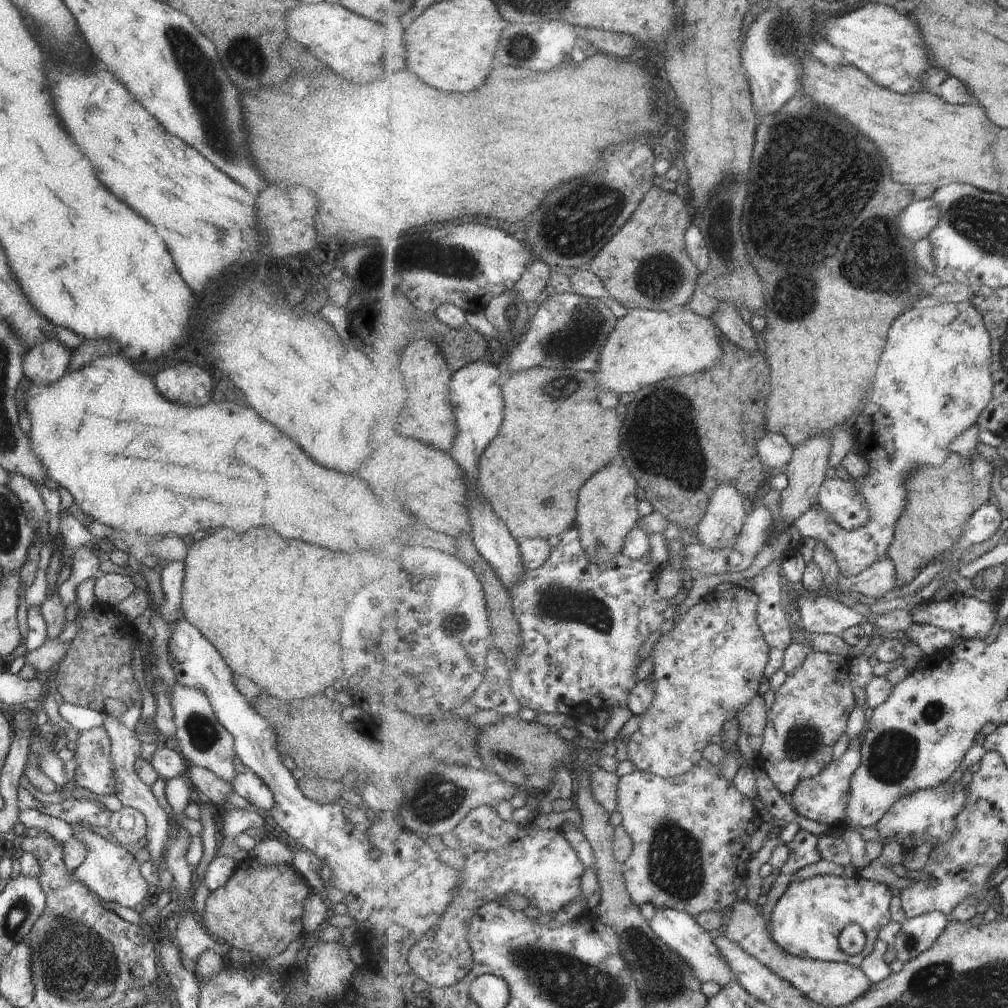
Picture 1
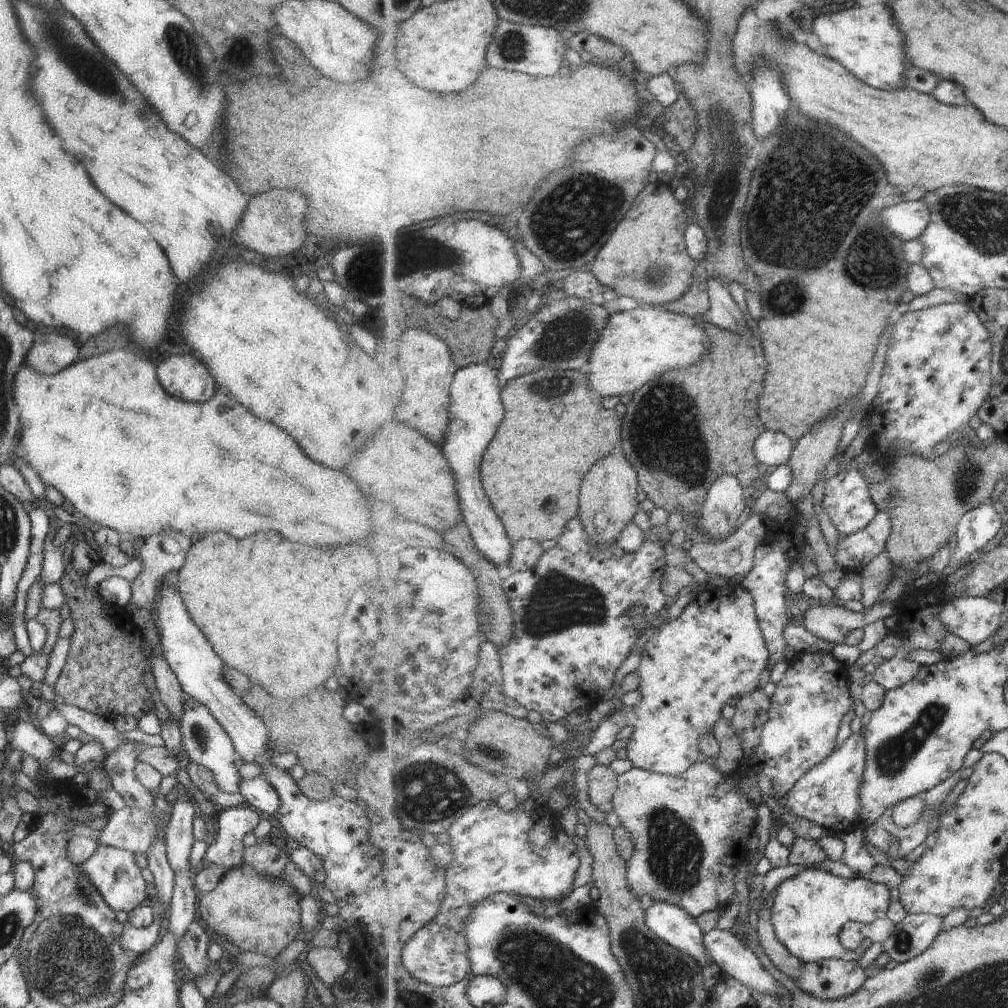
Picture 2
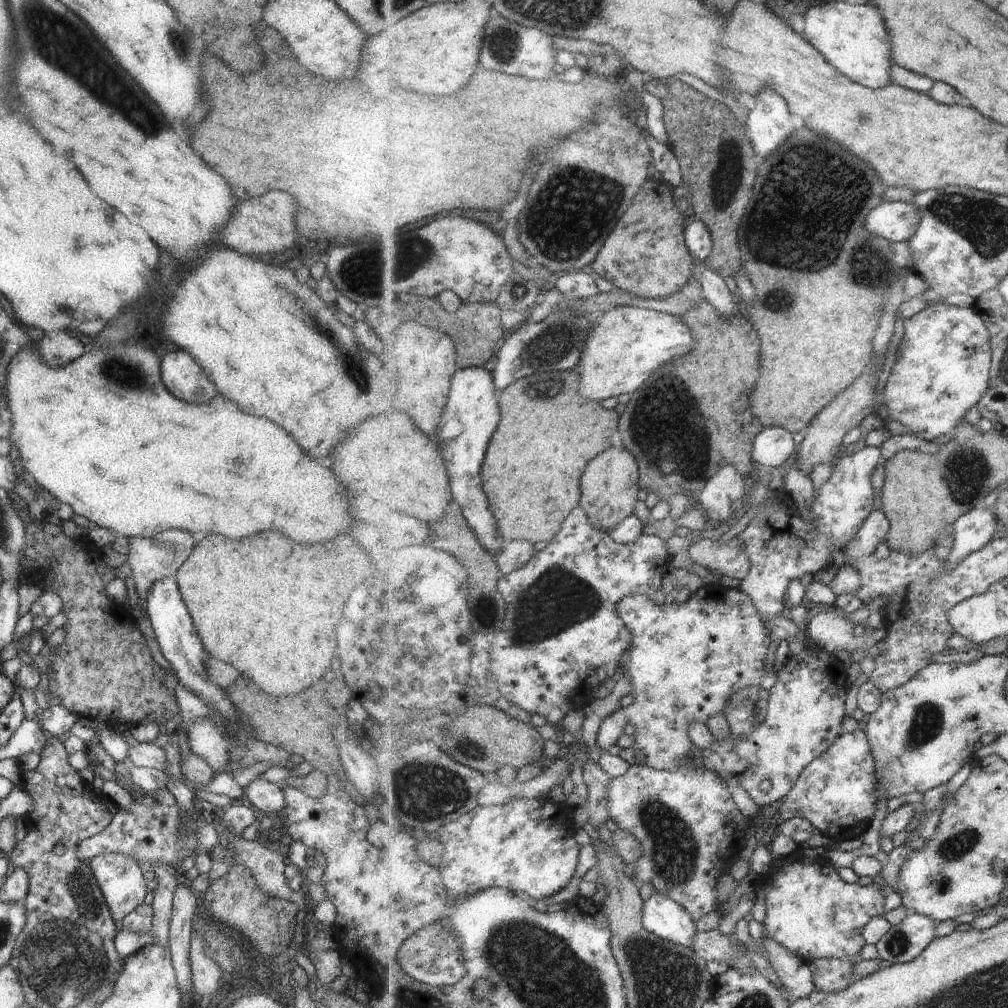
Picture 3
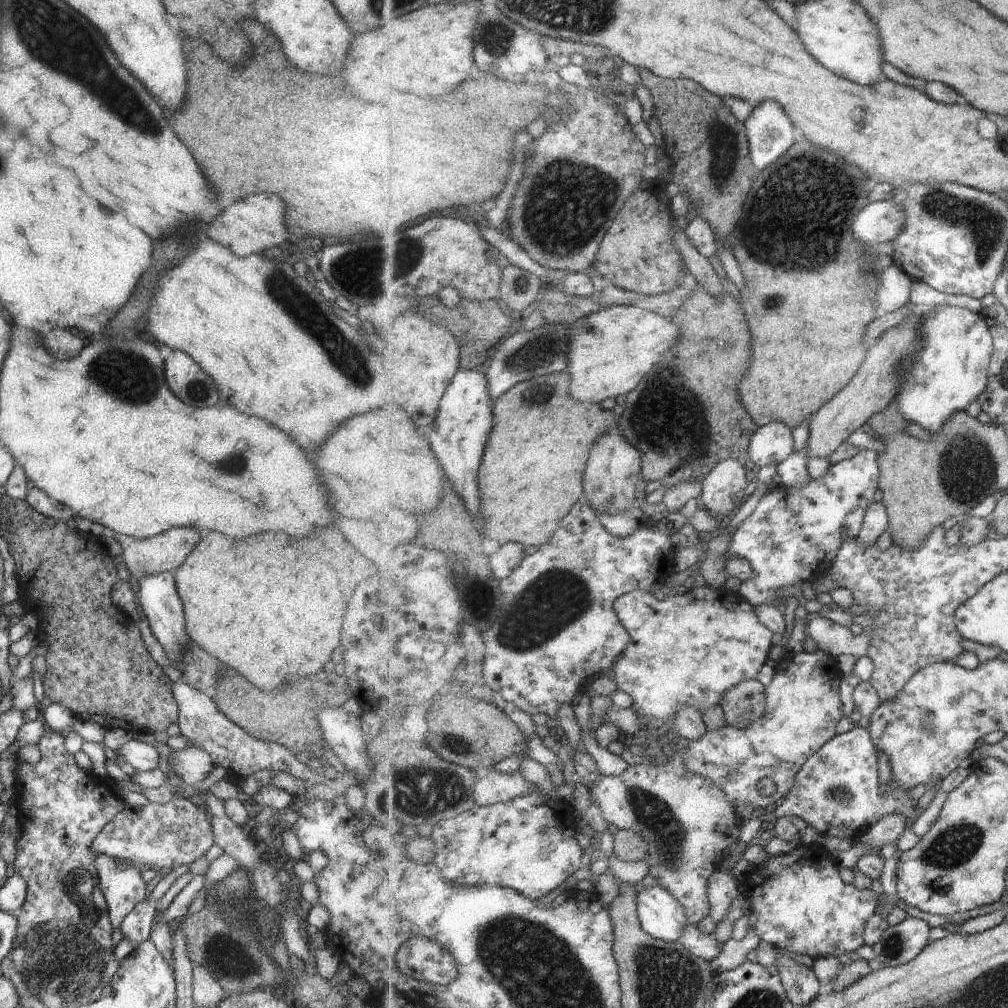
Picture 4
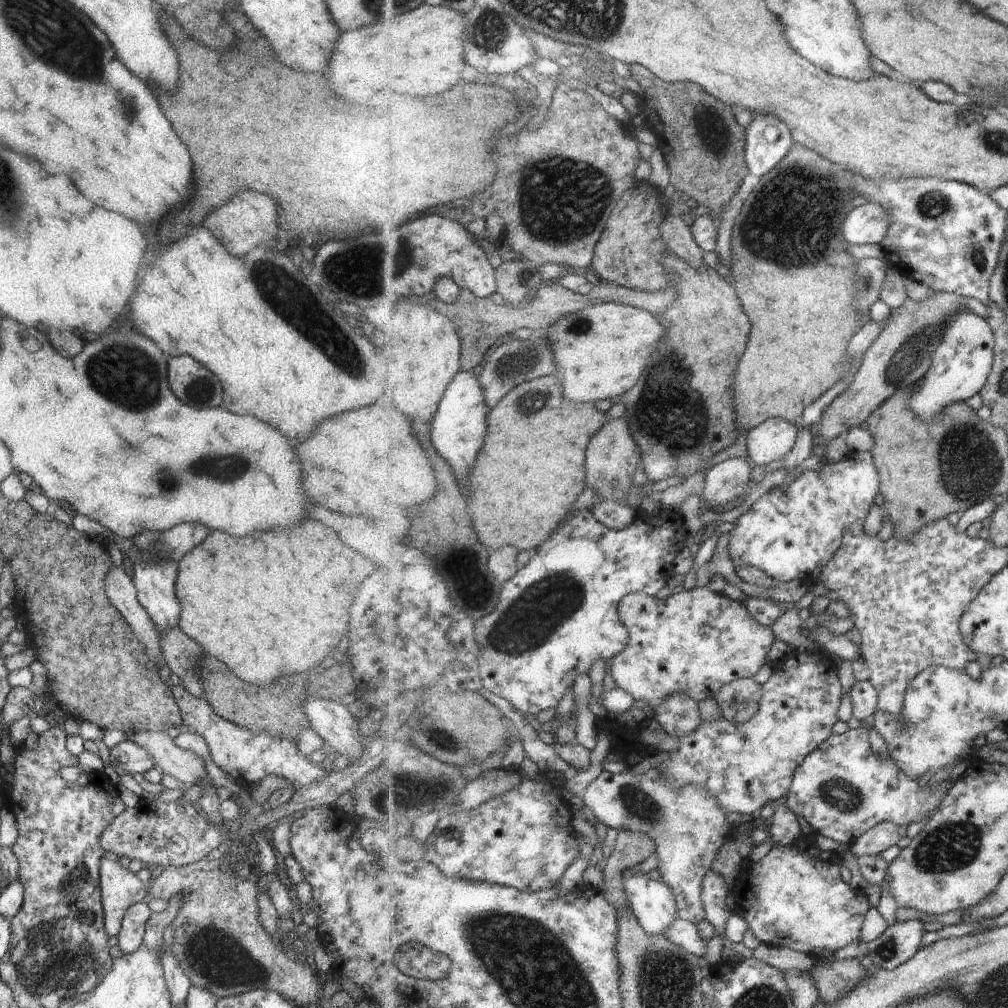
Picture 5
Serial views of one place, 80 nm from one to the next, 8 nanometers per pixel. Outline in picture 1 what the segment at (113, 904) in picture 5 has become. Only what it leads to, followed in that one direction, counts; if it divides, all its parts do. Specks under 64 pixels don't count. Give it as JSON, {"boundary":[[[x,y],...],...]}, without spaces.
{"boundary":[[[72,822],[70,826],[71,837],[86,846],[83,862],[73,871],[75,879],[103,901],[114,902],[123,908],[137,909],[138,903],[146,897],[147,883],[139,873],[140,864],[135,861],[133,854],[126,852],[121,845],[104,839],[89,827],[78,825],[76,822]]]}

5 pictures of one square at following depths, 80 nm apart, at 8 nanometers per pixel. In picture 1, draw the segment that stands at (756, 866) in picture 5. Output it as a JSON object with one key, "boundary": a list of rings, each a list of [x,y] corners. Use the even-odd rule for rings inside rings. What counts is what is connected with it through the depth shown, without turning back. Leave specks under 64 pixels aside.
{"boundary":[[[818,875],[810,879],[793,881],[779,902],[772,909],[772,937],[773,940],[788,953],[803,959],[813,959],[820,961],[835,961],[838,963],[849,963],[854,967],[861,968],[863,961],[875,948],[879,931],[884,926],[893,922],[891,914],[892,895],[886,884],[878,883],[861,876],[841,878],[834,875]],[[849,924],[858,924],[865,936],[865,948],[857,955],[847,955],[839,948],[839,934],[845,930]]]}

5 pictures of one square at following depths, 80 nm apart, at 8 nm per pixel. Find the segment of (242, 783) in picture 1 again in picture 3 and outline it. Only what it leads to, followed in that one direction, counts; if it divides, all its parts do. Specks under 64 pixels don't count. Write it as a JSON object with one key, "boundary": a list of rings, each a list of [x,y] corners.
{"boundary":[[[257,777],[244,786],[243,793],[255,808],[263,810],[266,815],[279,812],[285,802],[278,783],[270,783],[262,777]]]}

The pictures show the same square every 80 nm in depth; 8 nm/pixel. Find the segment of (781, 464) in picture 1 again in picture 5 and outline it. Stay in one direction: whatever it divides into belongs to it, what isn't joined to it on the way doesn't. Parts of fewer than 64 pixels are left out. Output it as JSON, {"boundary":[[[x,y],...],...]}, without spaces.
{"boundary":[[[782,418],[766,420],[761,426],[749,430],[744,441],[749,460],[757,469],[775,460],[784,460],[793,450],[800,430]]]}

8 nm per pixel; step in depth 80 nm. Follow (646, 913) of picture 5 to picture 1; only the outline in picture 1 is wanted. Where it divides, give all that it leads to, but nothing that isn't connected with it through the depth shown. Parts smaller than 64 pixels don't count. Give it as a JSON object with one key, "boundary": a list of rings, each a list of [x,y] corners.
{"boundary":[[[658,909],[650,923],[651,928],[658,933],[663,942],[676,953],[679,953],[683,960],[686,960],[686,963],[701,982],[716,982],[720,988],[738,982],[738,976],[724,959],[714,938],[711,937],[712,933],[704,929],[698,920],[695,920],[695,917],[675,909]]]}

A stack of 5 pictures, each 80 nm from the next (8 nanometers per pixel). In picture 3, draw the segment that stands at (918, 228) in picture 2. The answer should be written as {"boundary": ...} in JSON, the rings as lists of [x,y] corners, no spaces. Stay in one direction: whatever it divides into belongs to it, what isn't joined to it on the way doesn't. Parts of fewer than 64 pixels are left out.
{"boundary":[[[908,200],[885,202],[867,216],[867,228],[889,242],[910,241],[917,232],[922,214]]]}

